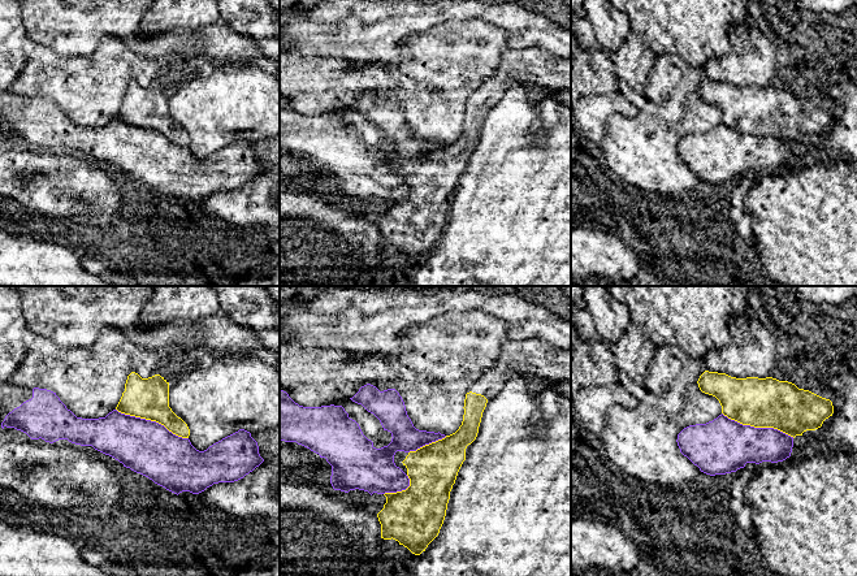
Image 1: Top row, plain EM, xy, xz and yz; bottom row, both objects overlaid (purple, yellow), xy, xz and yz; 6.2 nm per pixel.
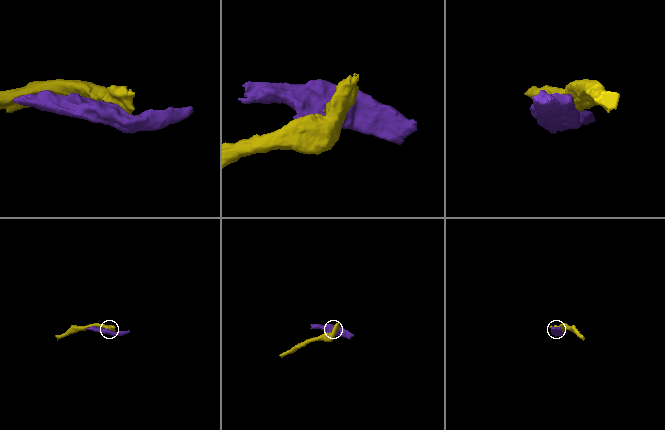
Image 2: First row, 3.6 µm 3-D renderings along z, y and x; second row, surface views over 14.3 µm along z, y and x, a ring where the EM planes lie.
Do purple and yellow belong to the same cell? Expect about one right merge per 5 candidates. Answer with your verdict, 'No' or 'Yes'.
No

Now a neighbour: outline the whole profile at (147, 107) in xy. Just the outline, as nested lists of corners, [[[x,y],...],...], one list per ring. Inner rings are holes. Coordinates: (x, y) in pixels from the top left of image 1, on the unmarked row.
[[[131,81],[116,118],[125,124],[156,130],[178,146],[190,144],[187,133],[169,116],[169,91],[160,83],[142,87]]]

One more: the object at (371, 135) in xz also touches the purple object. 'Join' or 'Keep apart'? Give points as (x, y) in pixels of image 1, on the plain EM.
Keep apart

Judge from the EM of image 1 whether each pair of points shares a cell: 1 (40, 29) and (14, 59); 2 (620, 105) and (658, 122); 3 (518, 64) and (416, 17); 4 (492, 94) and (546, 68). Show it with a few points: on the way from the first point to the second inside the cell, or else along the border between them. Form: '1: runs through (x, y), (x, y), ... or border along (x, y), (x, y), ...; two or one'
1: border along (21, 13), (30, 44); two
2: border along (639, 109), (635, 116), (611, 113); two
3: border along (510, 47), (528, 48), (539, 46), (541, 48); two
4: runs through (503, 79), (515, 68), (532, 68); one

